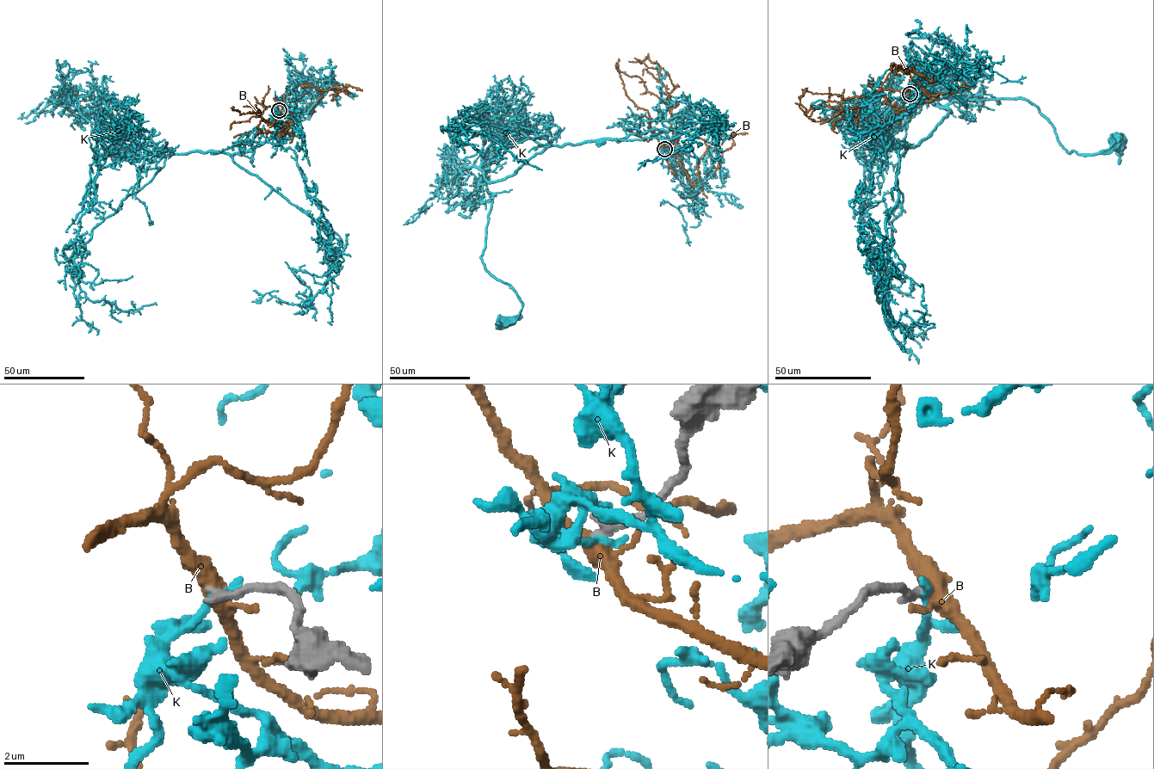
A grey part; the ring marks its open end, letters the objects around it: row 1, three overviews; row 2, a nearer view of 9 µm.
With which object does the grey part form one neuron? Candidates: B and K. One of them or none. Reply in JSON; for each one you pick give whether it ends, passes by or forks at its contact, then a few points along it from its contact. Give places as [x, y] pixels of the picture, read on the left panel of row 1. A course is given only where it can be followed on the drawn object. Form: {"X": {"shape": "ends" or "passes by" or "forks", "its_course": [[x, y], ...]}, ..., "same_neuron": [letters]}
{"same_neuron": []}

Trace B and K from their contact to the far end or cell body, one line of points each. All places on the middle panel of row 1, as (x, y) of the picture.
B: (664, 149), (675, 155), (693, 184), (706, 141), (718, 145), (719, 139), (747, 133)
K: (665, 149), (670, 138), (654, 130), (552, 145), (485, 181), (481, 260), (521, 303), (502, 323)

